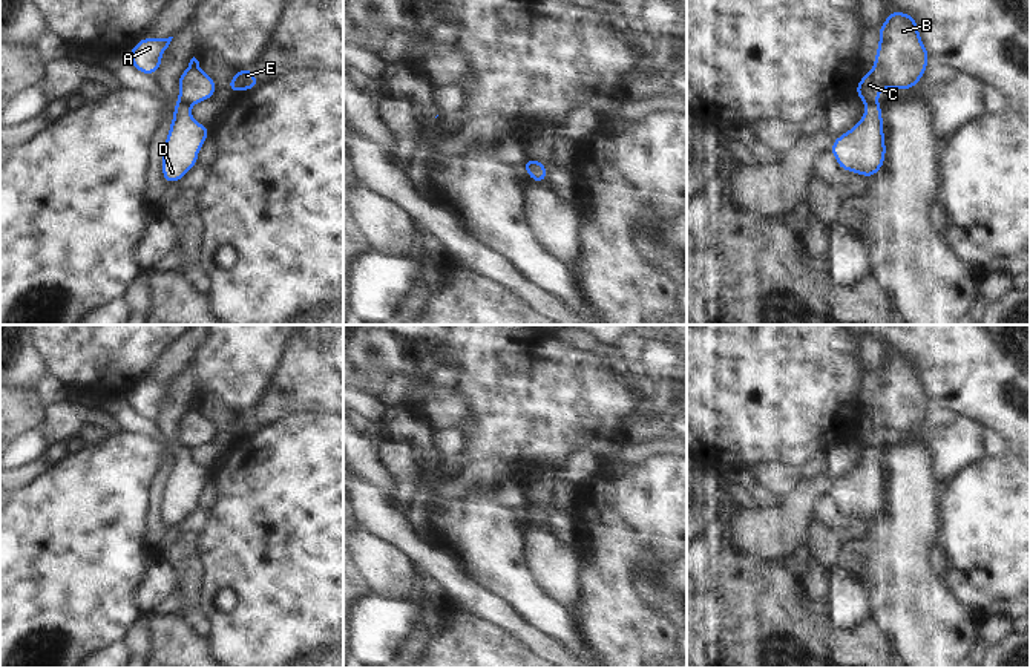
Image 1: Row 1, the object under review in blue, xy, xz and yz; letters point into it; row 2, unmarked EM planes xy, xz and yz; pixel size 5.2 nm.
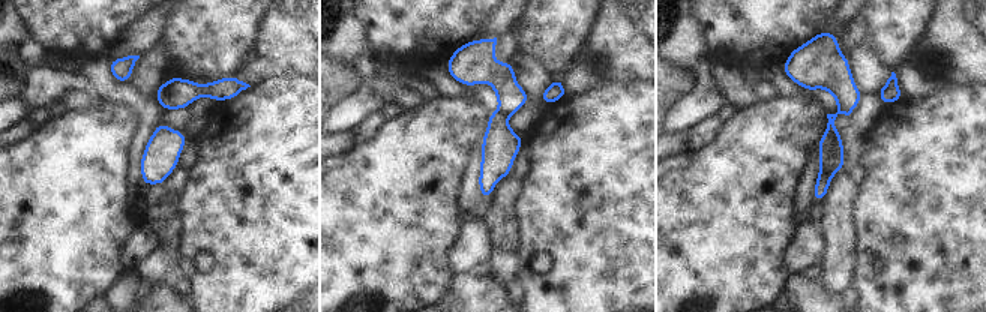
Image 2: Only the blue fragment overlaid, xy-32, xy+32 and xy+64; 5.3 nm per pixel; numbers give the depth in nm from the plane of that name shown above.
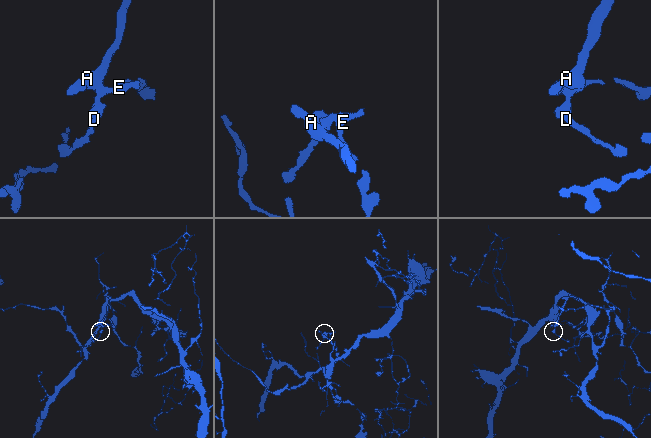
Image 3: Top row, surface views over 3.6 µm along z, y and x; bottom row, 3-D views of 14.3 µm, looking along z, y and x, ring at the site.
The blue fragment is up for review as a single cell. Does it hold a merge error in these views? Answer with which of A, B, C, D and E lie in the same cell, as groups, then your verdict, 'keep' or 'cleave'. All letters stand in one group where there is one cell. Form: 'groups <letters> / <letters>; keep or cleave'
groups A B C E / D; cleave

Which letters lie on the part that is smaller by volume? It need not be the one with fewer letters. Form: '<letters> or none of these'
D.

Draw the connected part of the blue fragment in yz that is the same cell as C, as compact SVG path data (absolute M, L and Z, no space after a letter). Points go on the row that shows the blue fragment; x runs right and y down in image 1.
M891 11L878 34L874 67L861 77L854 92L864 103L877 103L878 93L889 87L901 92L914 89L929 66L929 52L914 15Z

